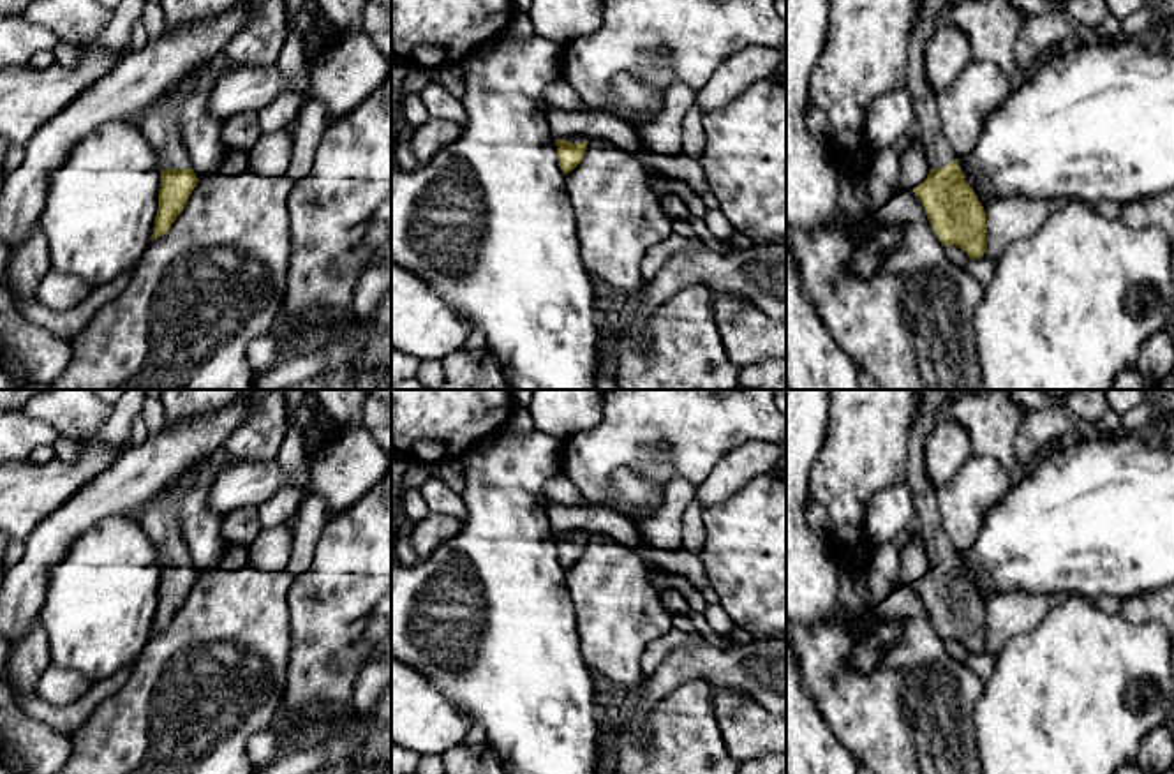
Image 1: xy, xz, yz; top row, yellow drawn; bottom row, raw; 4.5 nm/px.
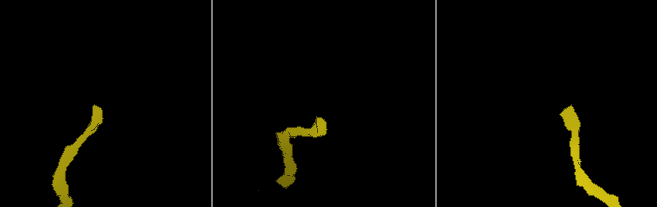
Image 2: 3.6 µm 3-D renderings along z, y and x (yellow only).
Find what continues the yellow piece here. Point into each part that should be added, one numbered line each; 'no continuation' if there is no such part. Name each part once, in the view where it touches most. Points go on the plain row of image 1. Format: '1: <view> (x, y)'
1: xy (159, 517)

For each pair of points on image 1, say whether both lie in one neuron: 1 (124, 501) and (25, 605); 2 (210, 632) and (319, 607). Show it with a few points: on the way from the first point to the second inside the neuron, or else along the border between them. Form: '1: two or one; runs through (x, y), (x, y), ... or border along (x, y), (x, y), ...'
1: one; runs through (90, 505), (41, 554), (32, 572)
2: two; border along (295, 577), (288, 598), (289, 656)

